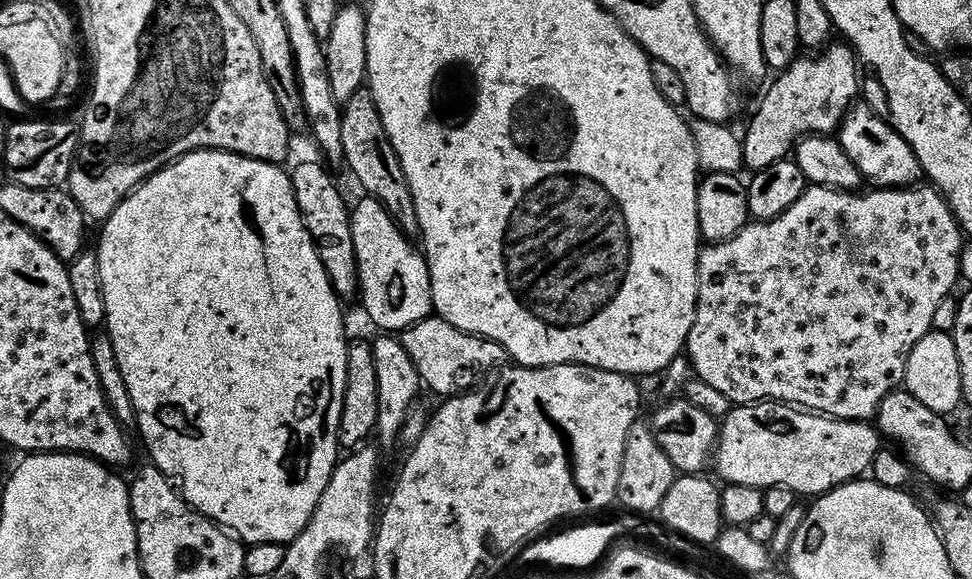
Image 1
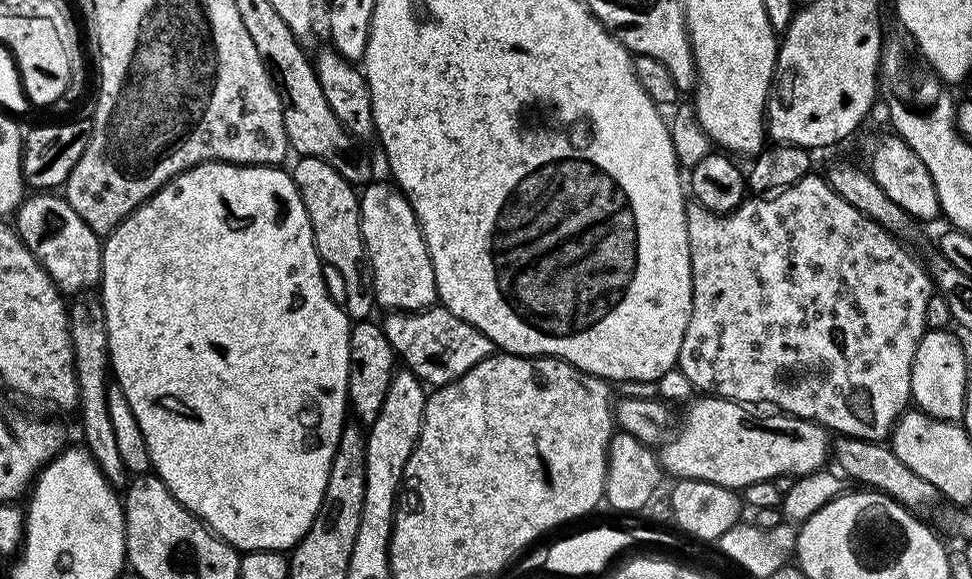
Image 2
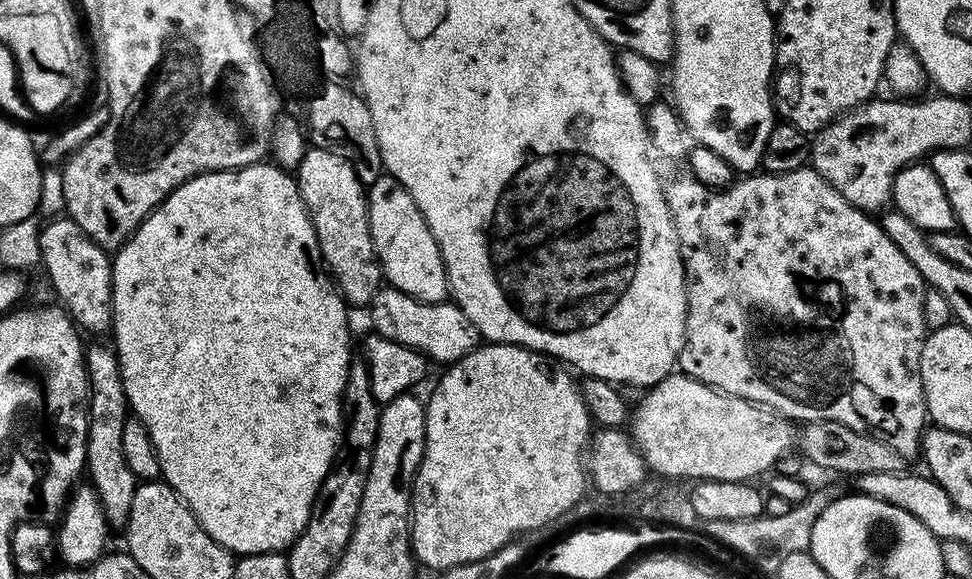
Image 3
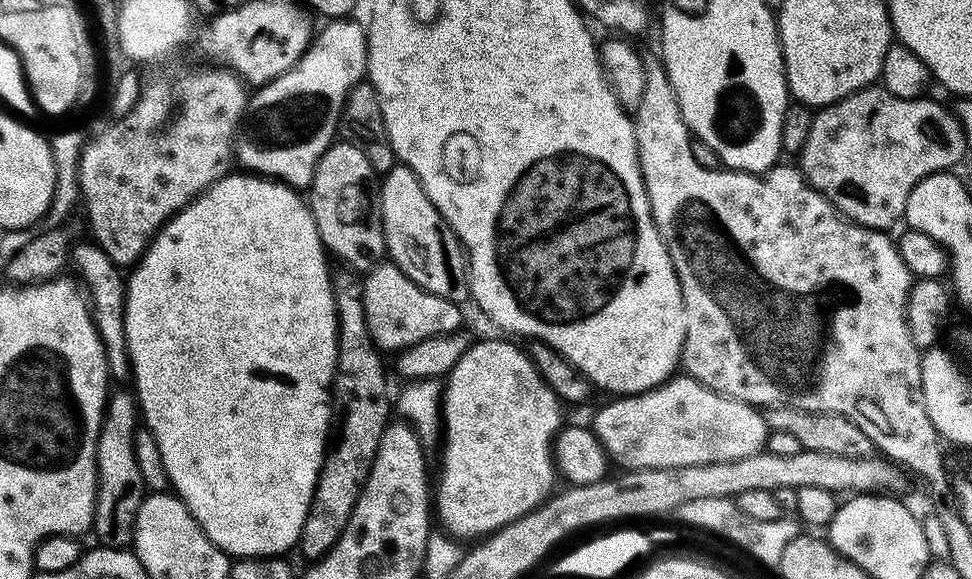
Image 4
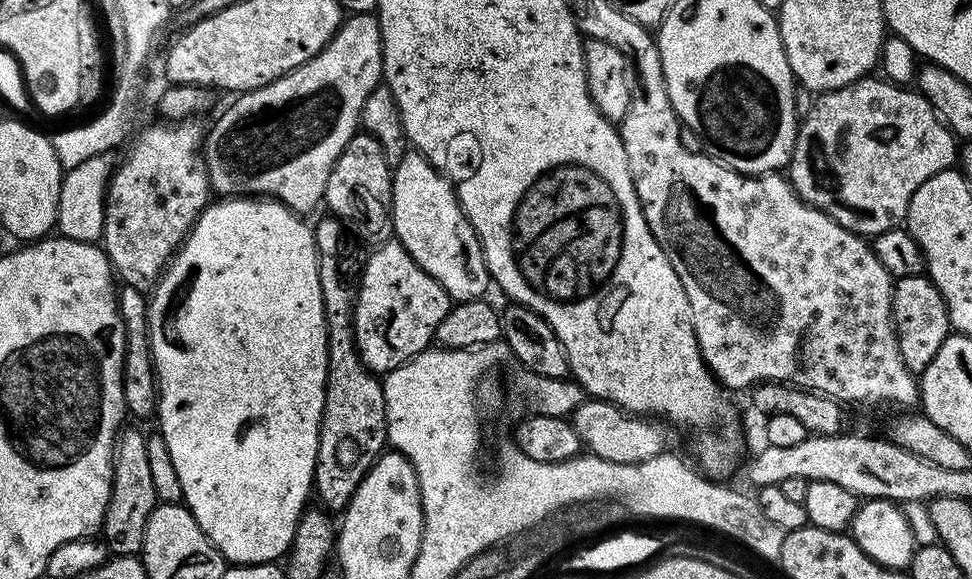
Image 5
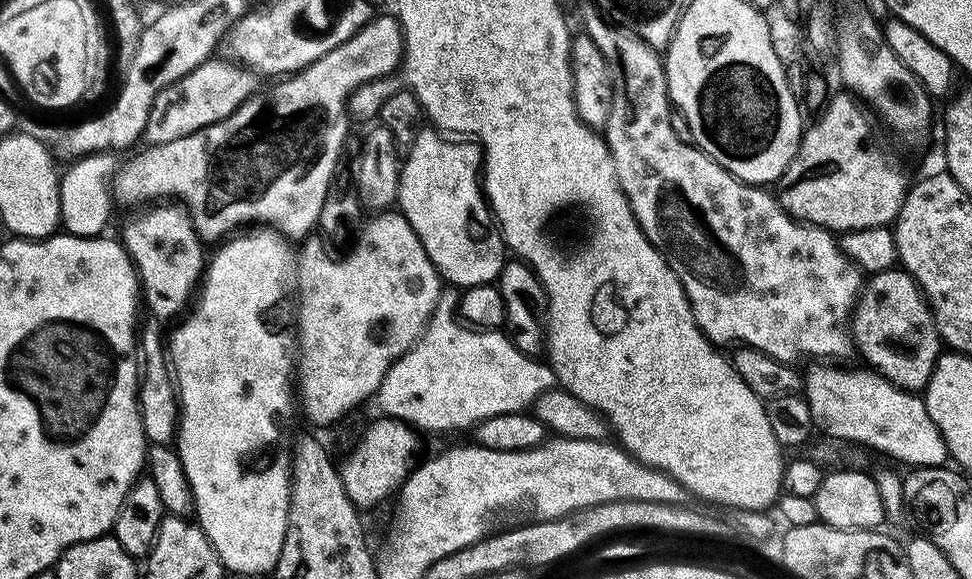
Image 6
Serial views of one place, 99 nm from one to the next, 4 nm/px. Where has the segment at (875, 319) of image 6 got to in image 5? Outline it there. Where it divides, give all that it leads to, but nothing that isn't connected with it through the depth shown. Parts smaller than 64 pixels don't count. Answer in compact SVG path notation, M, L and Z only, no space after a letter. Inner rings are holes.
M927 275L901 276L895 281L892 290L892 322L906 366L913 374L923 374L926 366L934 362L934 354L938 354L942 342L950 335L948 307Z

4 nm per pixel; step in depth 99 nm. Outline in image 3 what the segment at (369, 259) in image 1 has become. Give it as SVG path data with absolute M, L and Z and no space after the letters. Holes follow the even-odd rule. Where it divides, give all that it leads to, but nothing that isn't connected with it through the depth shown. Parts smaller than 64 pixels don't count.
M384 175L367 185L370 238L380 262L383 279L399 292L413 296L423 304L442 304L449 299L448 275L438 242L422 218L422 210L393 176Z

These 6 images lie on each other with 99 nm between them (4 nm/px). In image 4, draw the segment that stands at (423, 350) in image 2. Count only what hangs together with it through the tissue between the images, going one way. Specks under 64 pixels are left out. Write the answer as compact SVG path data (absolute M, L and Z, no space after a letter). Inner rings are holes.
M377 264L363 277L363 282L366 322L370 326L370 334L376 347L385 353L395 354L401 348L409 348L431 336L461 331L463 324L460 323L464 320L463 314L460 313L461 305L422 290L422 286L402 274L397 264Z

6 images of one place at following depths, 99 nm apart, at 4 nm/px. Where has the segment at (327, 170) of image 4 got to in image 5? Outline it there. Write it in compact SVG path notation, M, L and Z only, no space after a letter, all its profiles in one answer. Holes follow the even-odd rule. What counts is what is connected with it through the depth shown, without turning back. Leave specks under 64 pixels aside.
M352 134L347 137L342 154L330 170L330 178L324 187L323 203L333 217L360 240L371 246L389 243L392 231L392 169L382 154L382 146L373 136Z

